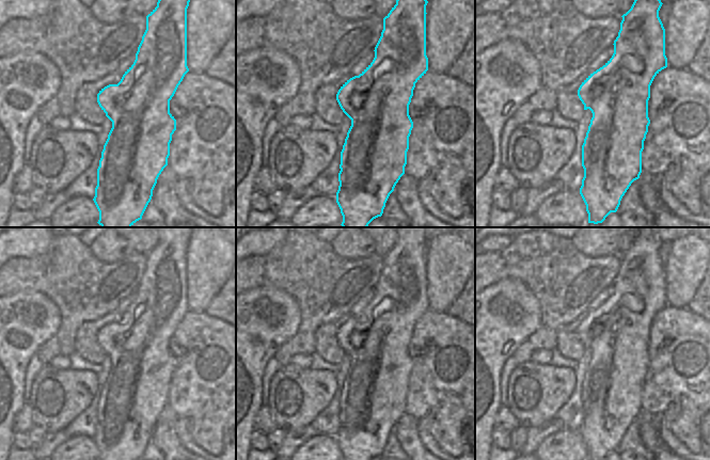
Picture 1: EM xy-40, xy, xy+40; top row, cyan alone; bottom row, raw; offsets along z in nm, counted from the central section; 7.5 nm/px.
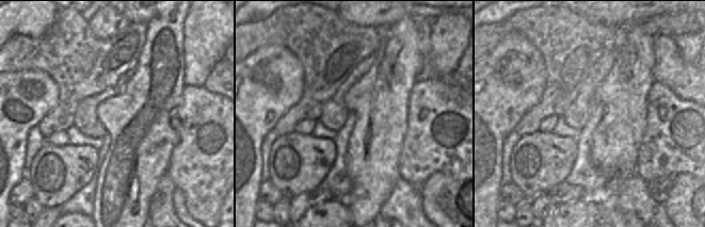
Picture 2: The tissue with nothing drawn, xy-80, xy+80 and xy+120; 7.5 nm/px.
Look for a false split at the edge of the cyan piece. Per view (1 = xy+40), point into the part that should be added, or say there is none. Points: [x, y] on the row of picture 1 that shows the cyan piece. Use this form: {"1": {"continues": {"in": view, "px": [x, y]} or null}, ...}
{"1": {"continues": null}}

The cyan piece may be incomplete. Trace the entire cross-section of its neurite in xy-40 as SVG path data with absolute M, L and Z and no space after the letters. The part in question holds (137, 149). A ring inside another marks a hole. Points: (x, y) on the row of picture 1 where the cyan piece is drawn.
M158 0L157 6L146 16L146 30L138 47L133 64L125 72L117 84L109 84L101 89L97 94L97 102L99 107L106 113L106 116L112 122L112 128L101 152L101 158L97 169L97 186L95 188L95 196L93 199L99 211L99 220L97 223L101 227L131 227L137 221L141 220L148 203L152 200L153 190L157 184L157 179L163 169L168 165L170 143L172 141L172 134L176 130L176 120L170 113L170 100L174 96L185 75L189 72L187 66L187 9L189 6L189 2L190 0Z

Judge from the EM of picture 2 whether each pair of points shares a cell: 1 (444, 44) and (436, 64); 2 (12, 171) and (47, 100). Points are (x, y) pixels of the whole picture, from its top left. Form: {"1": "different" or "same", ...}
{"1": "same", "2": "same"}

